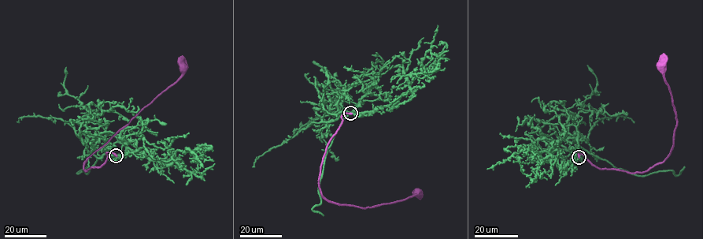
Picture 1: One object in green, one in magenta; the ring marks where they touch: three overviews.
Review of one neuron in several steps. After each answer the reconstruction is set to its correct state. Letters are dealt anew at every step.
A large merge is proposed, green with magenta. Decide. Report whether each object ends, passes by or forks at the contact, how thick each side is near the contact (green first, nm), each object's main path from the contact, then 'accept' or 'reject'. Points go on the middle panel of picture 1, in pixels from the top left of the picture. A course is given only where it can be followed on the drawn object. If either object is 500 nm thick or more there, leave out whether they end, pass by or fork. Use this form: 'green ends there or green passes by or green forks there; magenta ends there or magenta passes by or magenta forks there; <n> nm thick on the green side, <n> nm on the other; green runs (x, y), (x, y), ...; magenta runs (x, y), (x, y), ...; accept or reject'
480 nm thick on the green side, 600 nm on the other; green runs (350, 113), (330, 113), (314, 77), (317, 91), (334, 112), (328, 95), (372, 80), (382, 68), (401, 65); magenta runs (350, 113), (342, 116), (342, 123), (327, 145), (319, 180), (320, 194), (340, 204), (372, 207), (418, 193); reject

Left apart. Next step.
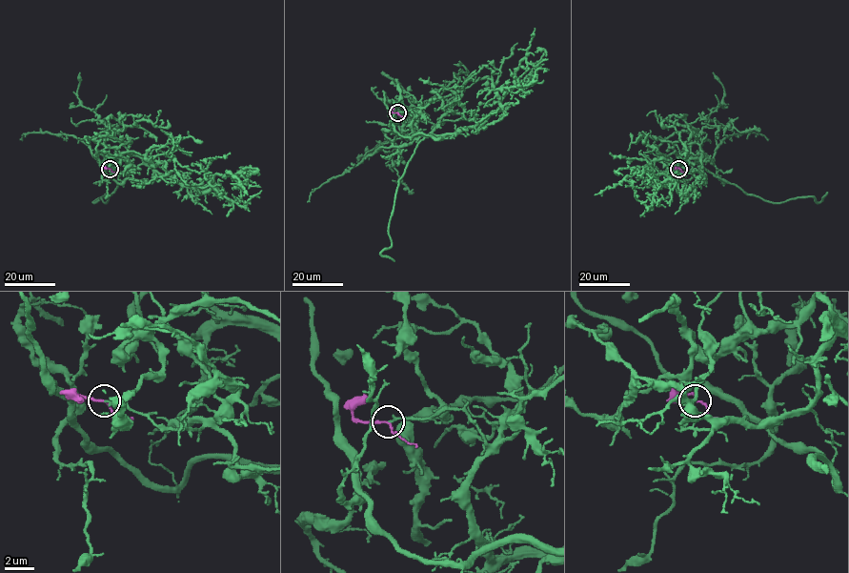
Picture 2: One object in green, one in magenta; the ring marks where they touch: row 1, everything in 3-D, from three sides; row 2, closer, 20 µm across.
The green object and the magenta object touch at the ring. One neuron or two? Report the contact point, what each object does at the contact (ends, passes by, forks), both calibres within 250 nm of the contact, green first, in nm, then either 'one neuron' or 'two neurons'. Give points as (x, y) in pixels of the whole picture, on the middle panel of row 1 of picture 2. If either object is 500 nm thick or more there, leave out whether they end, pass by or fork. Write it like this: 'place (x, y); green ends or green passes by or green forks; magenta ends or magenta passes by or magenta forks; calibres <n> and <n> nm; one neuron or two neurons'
place (397, 112); green ends; magenta passes by; calibres 170 and 160 nm; one neuron

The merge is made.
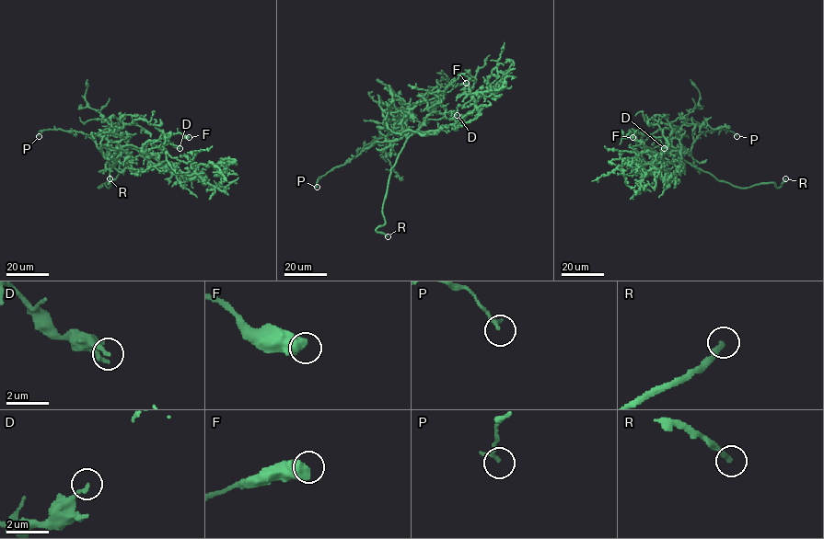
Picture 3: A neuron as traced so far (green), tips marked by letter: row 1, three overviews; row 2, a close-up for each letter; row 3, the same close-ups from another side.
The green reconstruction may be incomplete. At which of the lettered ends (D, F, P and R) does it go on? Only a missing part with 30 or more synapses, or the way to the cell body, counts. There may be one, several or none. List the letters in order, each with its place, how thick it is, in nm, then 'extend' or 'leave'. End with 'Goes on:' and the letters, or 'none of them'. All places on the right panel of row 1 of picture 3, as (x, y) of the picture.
D: at (664, 148); 170 nm thick; leave
F: at (632, 137); 700 nm thick; leave
P: at (736, 136); 190 nm thick; leave
R: at (785, 178); 240 nm thick; extend
Goes on: R

